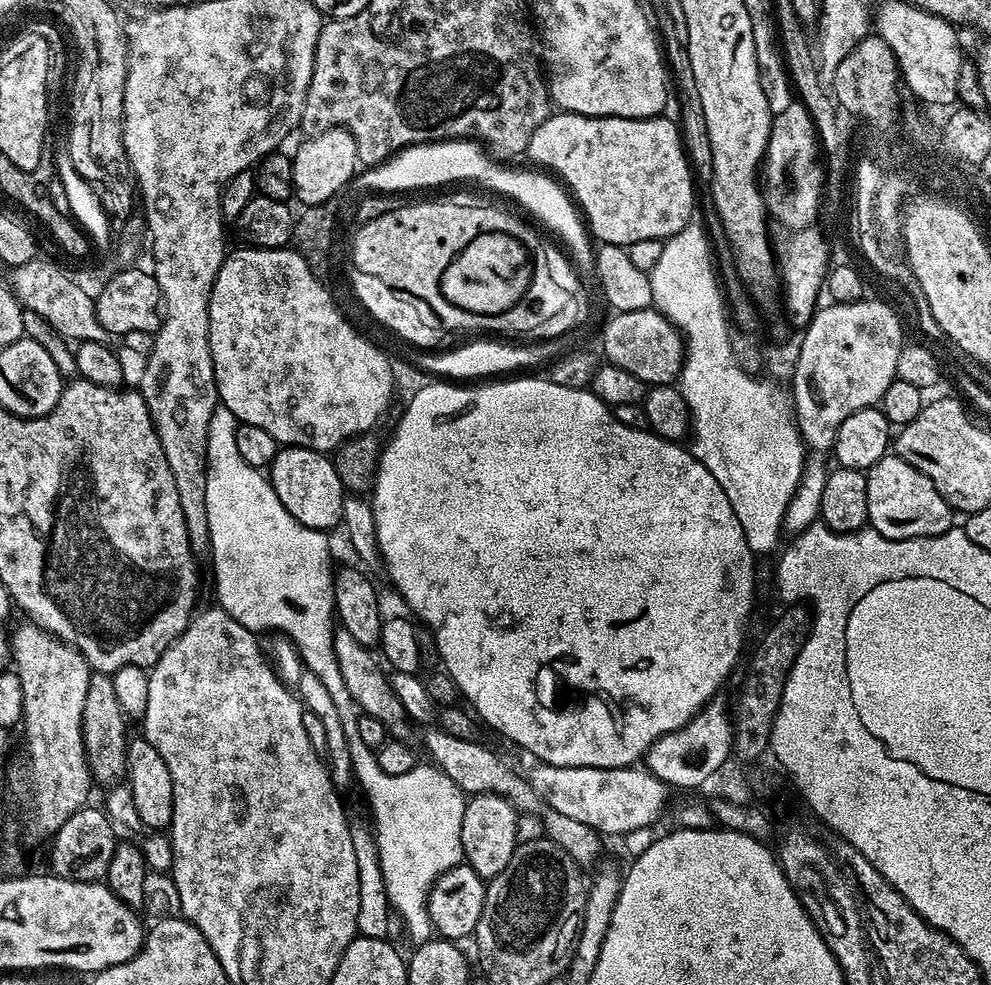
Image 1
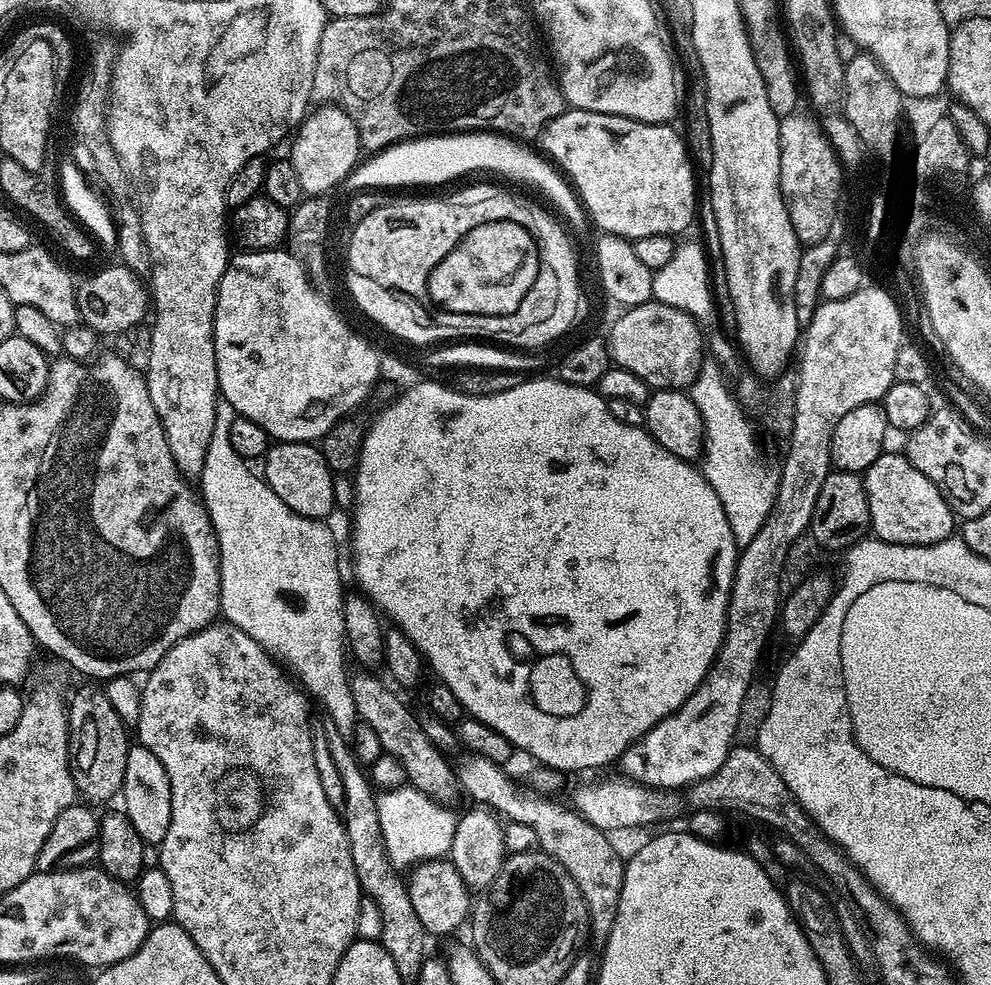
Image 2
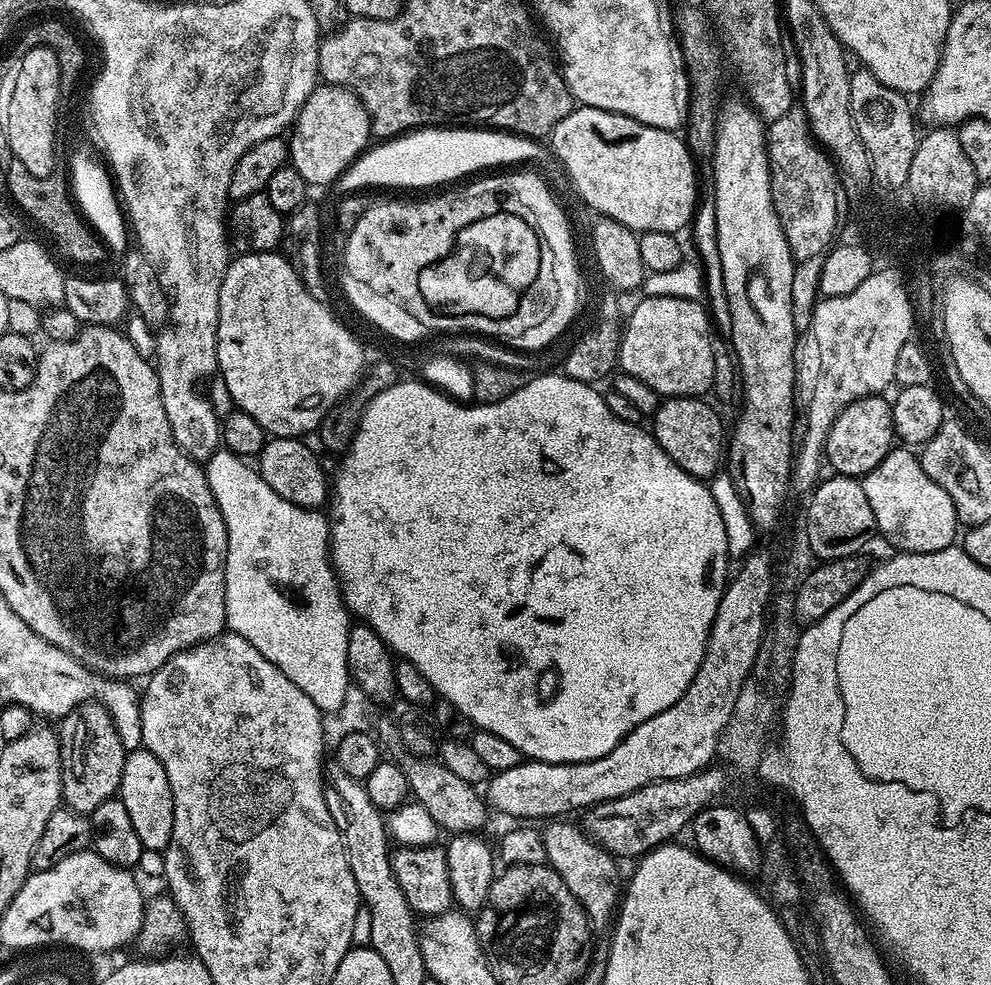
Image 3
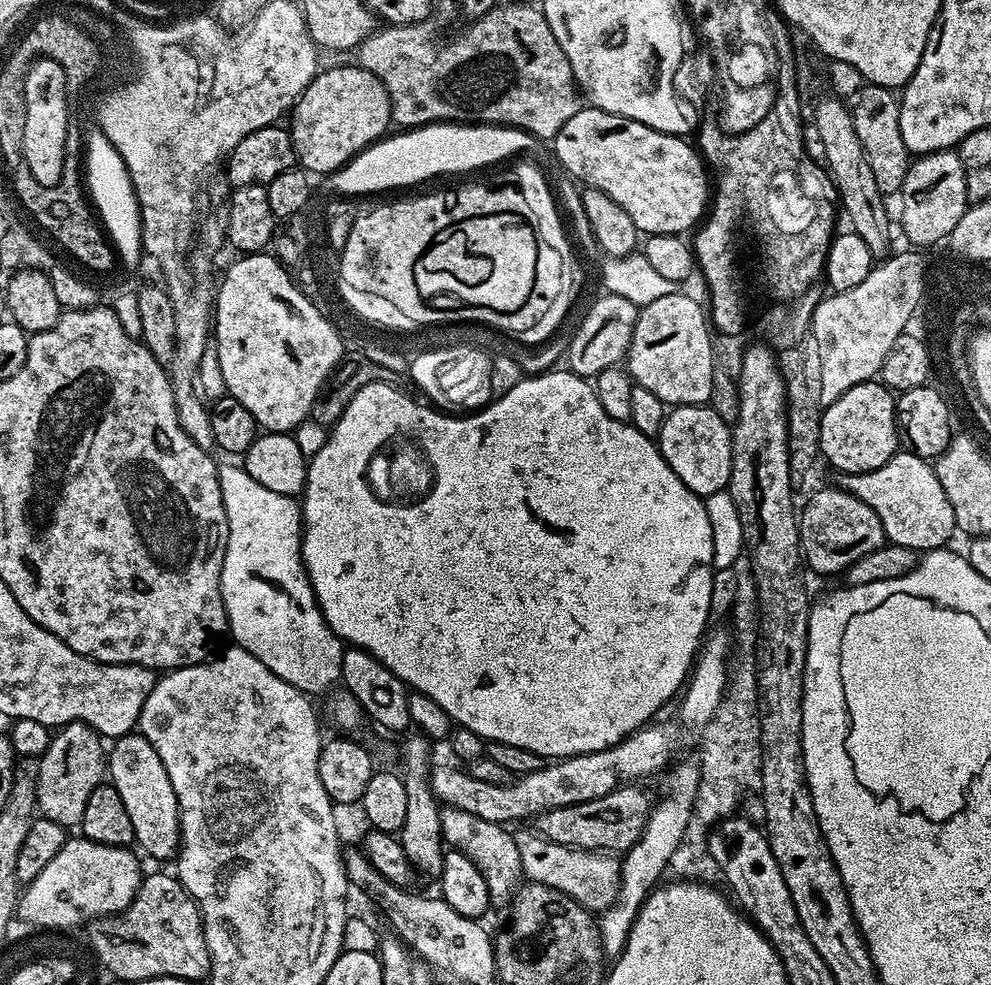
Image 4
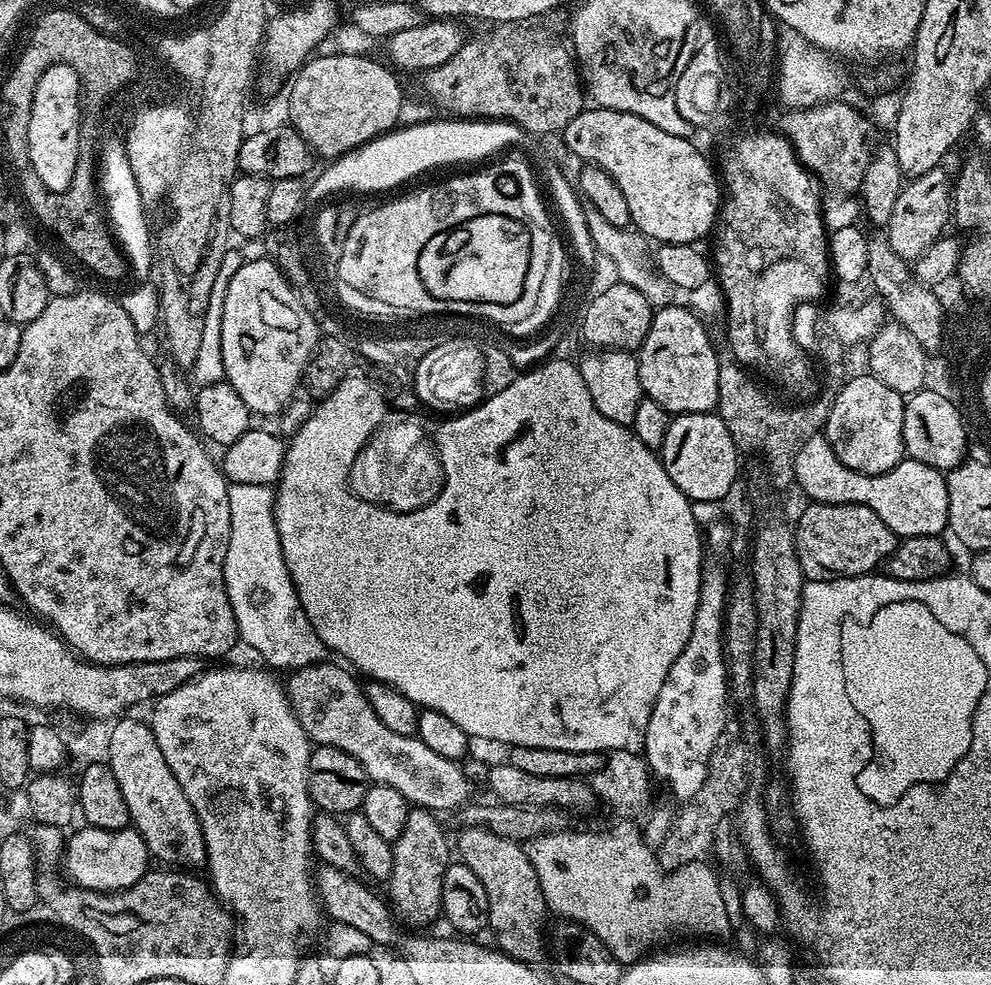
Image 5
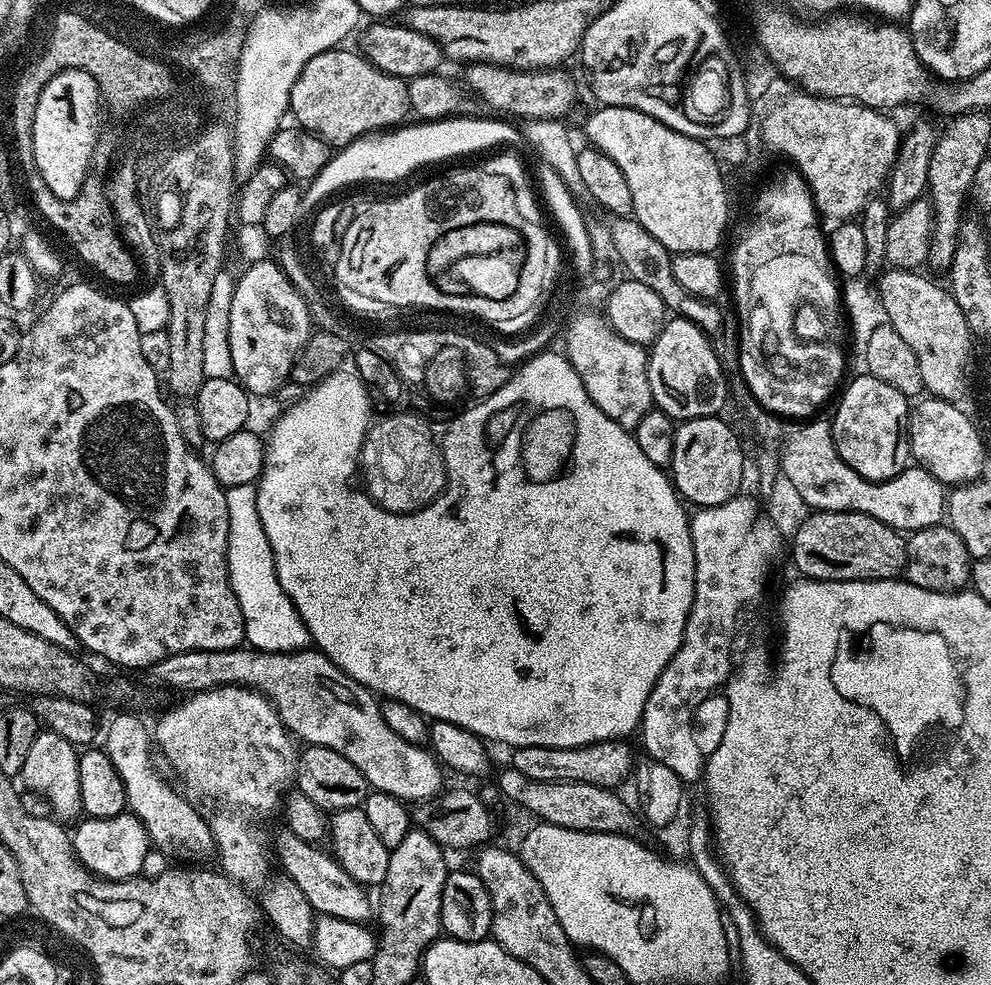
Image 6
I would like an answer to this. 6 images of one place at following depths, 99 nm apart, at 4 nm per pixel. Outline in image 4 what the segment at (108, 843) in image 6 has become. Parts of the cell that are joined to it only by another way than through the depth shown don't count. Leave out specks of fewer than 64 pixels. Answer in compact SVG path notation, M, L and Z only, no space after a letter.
M69 838L50 863L21 891L18 916L36 930L70 930L128 909L140 889L140 860L131 847L106 846Z

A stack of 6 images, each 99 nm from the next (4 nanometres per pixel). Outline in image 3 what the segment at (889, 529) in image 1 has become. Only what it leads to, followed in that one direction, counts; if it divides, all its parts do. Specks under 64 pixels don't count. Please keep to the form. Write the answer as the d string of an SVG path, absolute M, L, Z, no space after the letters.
M904 446L893 447L874 470L864 475L862 483L879 535L884 535L896 550L901 553L937 552L957 543L954 502L950 502L950 494L922 470L920 457L915 451Z

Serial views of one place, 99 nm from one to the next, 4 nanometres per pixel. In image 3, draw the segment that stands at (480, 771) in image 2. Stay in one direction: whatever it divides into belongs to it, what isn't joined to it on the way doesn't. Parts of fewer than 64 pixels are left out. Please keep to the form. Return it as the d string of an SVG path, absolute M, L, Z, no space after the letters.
M548 822L543 825L547 863L560 875L562 882L566 882L570 894L578 898L593 929L607 929L622 898L622 880L620 884L620 872L616 869L617 857L606 851L601 844L588 839L577 825L576 829L574 825L564 823L568 822Z

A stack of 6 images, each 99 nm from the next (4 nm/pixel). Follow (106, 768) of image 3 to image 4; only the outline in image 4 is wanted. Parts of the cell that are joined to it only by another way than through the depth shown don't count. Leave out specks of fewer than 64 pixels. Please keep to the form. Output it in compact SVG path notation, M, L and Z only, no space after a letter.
M80 721L63 725L52 737L44 755L39 759L36 785L36 808L46 820L58 822L65 828L77 827L86 810L90 794L103 783L106 776L106 748L100 734Z

